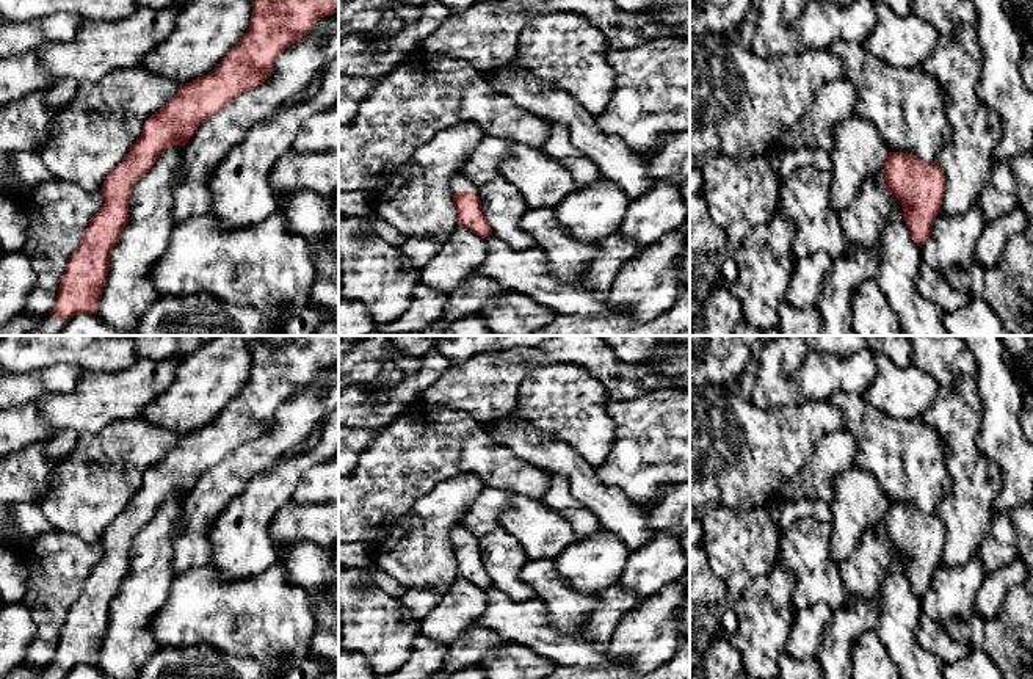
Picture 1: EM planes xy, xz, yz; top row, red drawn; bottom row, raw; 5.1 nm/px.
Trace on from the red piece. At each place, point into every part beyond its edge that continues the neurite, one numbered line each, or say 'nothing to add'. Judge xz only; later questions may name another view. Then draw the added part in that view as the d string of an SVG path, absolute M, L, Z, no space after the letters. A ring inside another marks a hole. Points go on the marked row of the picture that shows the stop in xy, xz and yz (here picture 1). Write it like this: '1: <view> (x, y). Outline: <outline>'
1: xz (458, 182). Outline: M458 172L450 179L450 191L451 196L455 196L458 191L473 191L477 196L480 196L480 187L472 183L462 172Z

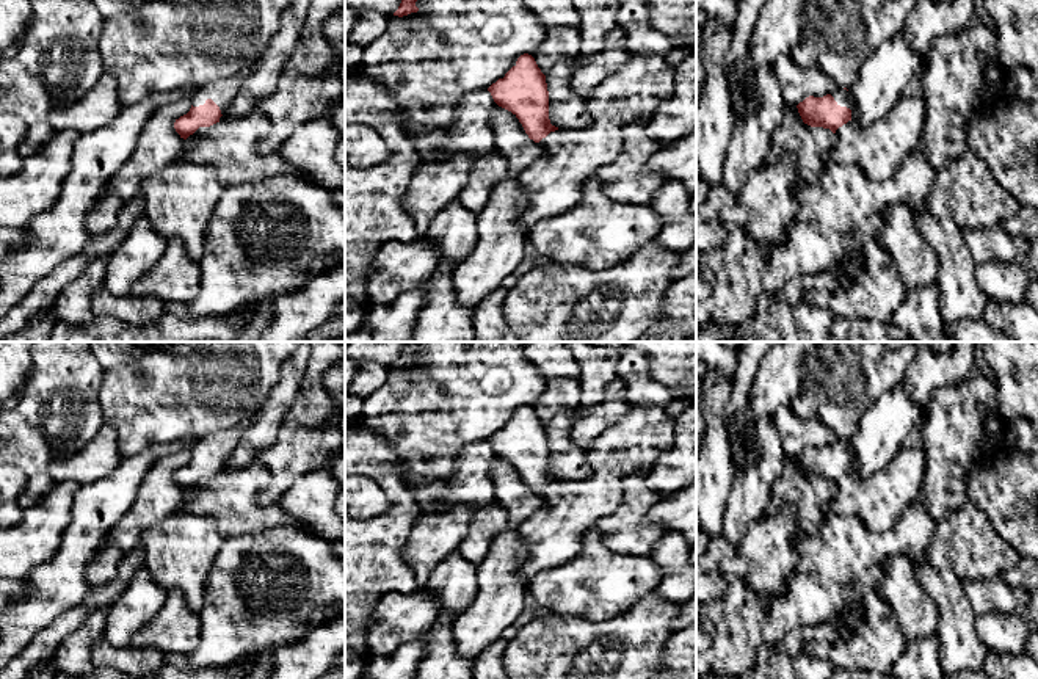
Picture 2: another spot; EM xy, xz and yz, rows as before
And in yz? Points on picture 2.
1: yz (841, 96). Outline: M836 88L831 96L834 97L834 100L837 102L837 105L840 107L847 107L851 110L851 119L856 118L856 111L851 102L851 96L850 91L844 89L844 88Z

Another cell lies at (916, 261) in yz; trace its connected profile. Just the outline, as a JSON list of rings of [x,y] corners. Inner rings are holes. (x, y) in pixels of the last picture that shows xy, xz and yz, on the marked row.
[[[895,204],[884,210],[884,223],[876,241],[894,260],[906,289],[938,282],[938,256],[919,232],[909,207]]]

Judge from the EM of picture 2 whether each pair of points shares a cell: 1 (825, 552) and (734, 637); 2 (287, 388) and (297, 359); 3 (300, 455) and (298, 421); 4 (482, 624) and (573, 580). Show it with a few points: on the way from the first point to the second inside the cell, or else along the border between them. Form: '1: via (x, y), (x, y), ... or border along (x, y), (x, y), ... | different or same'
1: via (814, 579), (770, 623), (761, 623) | same
2: via (290, 381), (295, 366) | same
3: via (300, 447), (300, 428) | same
4: border along (527, 582), (529, 590) | different

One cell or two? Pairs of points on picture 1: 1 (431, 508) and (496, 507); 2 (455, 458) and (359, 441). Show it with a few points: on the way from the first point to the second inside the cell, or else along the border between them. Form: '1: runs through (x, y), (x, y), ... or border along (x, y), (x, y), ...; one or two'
1: border along (486, 486), (458, 522); two
2: border along (378, 432), (373, 442), (359, 457), (355, 469); two

